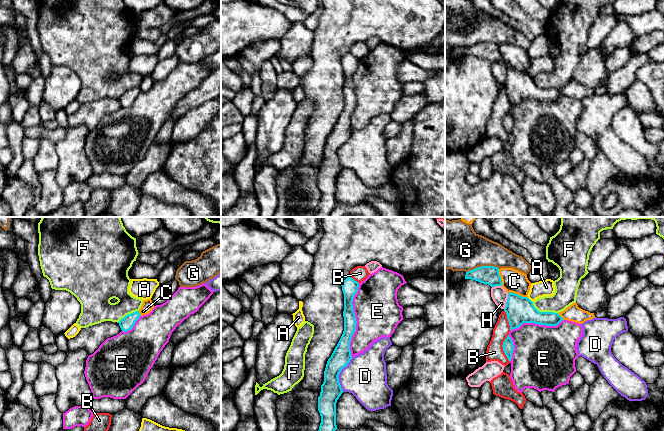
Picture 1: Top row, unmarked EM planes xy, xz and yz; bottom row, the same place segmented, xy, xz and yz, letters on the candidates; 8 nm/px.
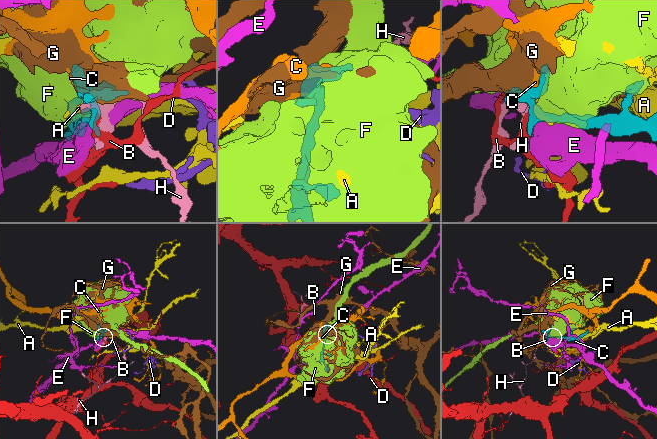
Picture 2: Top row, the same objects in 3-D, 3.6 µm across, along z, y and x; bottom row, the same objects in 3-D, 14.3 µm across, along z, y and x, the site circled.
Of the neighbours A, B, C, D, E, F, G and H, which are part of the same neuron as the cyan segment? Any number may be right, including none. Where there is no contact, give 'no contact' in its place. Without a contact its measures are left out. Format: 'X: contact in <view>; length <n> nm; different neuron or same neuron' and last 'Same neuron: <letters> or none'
A: contact in yz; length 60 nm; different neuron
B: contact in yz; length 220 nm; different neuron
C: contact in yz; length 170 nm; different neuron
D: contact in xz; length 280 nm; different neuron
E: contact in xz; length 600 nm; different neuron
F: contact in yz; length 220 nm; different neuron
G: contact in yz; length 280 nm; different neuron
H: contact in yz; length 130 nm; different neuron
Same neuron: none

